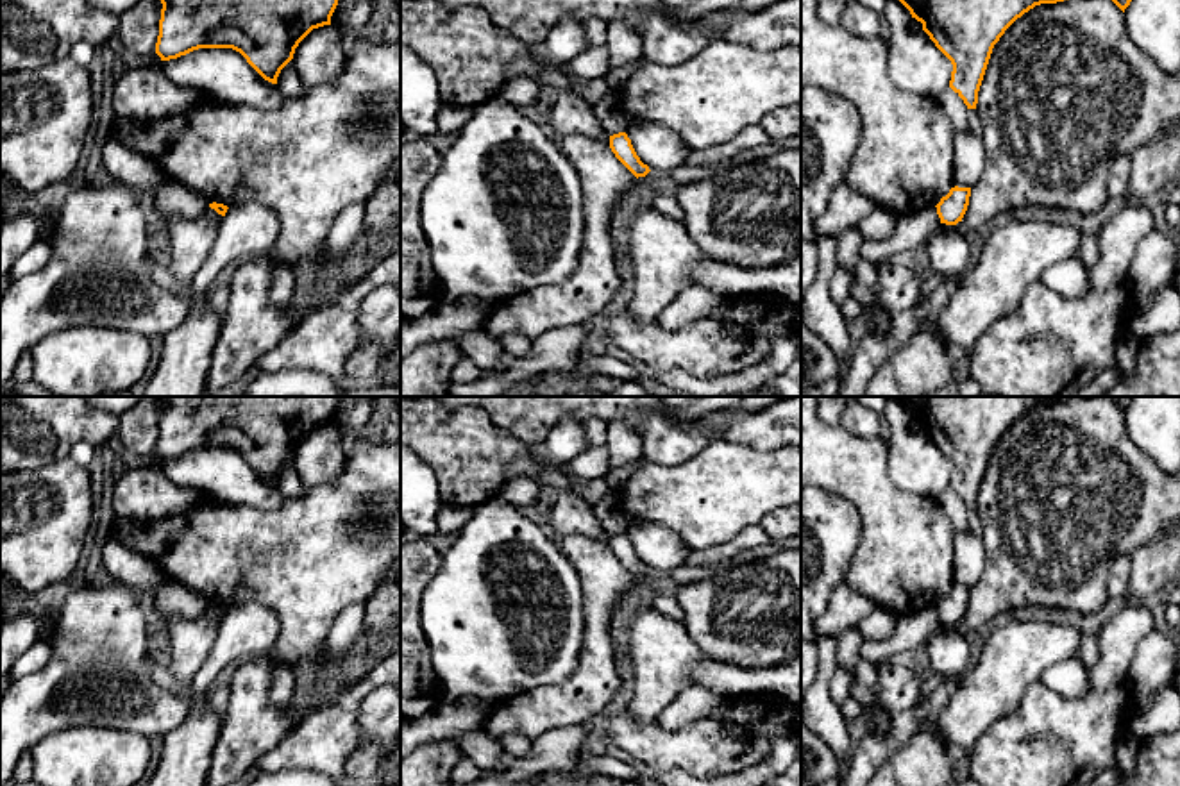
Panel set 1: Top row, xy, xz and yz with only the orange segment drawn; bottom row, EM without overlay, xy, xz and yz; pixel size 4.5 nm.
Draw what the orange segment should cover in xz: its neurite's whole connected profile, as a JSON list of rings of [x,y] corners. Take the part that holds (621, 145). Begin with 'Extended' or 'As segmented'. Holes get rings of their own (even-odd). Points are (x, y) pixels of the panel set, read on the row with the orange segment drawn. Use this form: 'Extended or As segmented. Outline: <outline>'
As segmented. Outline: [[[619,132],[610,136],[610,148],[615,154],[615,157],[638,179],[645,177],[651,170],[647,164],[640,161],[636,155],[631,139],[626,132]]]

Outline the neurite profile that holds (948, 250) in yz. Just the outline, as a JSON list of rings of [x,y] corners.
[[[939,223],[928,236],[926,250],[930,266],[942,279],[962,275],[969,259],[969,241],[951,225]]]

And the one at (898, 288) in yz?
[[[896,259],[883,261],[876,266],[876,300],[871,307],[864,307],[855,298],[847,298],[840,304],[840,311],[849,320],[865,318],[871,322],[871,316],[876,311],[887,314],[898,314],[910,311],[923,302],[923,284],[921,277],[912,270],[901,266]]]

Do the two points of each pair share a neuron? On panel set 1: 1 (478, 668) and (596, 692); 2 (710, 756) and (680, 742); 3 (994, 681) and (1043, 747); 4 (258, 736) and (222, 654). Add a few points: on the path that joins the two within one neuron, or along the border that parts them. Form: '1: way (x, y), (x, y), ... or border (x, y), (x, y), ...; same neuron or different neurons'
1: border (580, 651), (576, 667), (565, 677), (514, 697); different neurons
2: way (703, 751), (687, 749); same neuron
3: border (1039, 679), (1019, 706), (982, 736); different neurons
4: border (267, 654), (256, 654), (242, 661); different neurons

